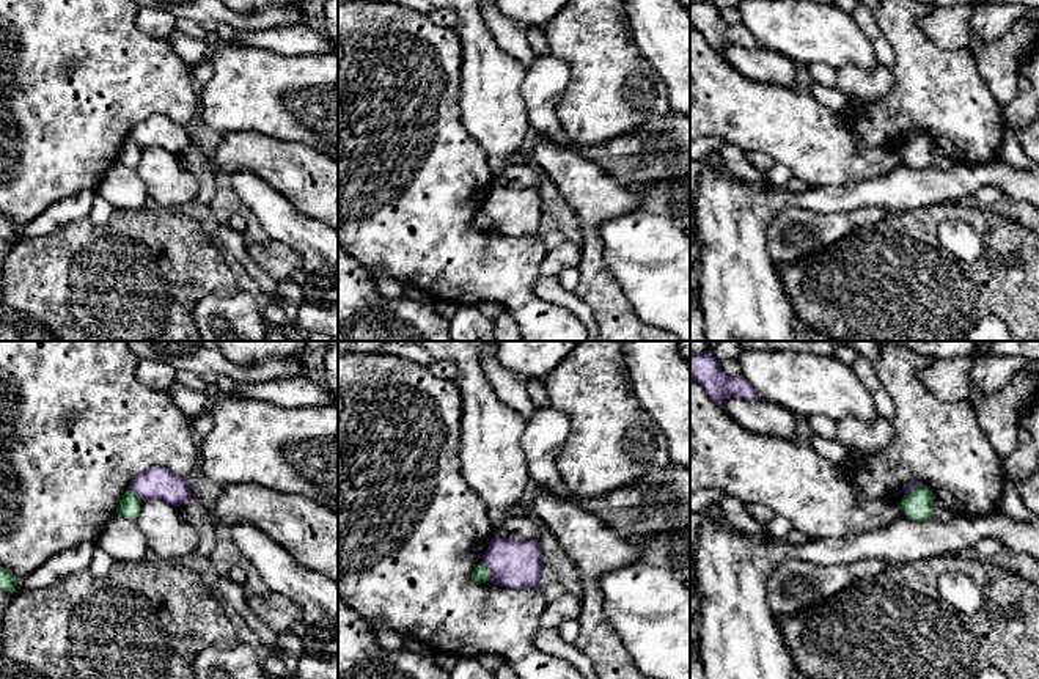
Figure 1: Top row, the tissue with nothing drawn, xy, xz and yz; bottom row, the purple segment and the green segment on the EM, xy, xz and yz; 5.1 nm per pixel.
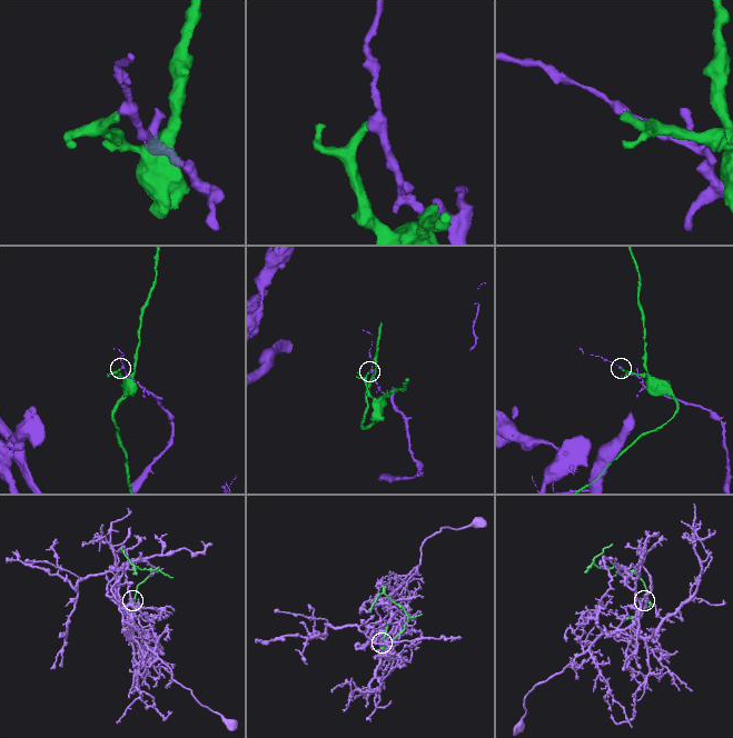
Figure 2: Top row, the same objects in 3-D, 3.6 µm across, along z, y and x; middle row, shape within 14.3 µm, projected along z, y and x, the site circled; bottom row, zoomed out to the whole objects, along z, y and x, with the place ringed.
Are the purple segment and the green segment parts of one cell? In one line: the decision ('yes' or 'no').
no

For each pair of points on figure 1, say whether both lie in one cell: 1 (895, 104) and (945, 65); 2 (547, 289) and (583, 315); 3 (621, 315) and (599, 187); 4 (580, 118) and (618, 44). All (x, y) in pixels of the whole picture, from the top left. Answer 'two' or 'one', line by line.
1: one
2: one
3: one
4: one

